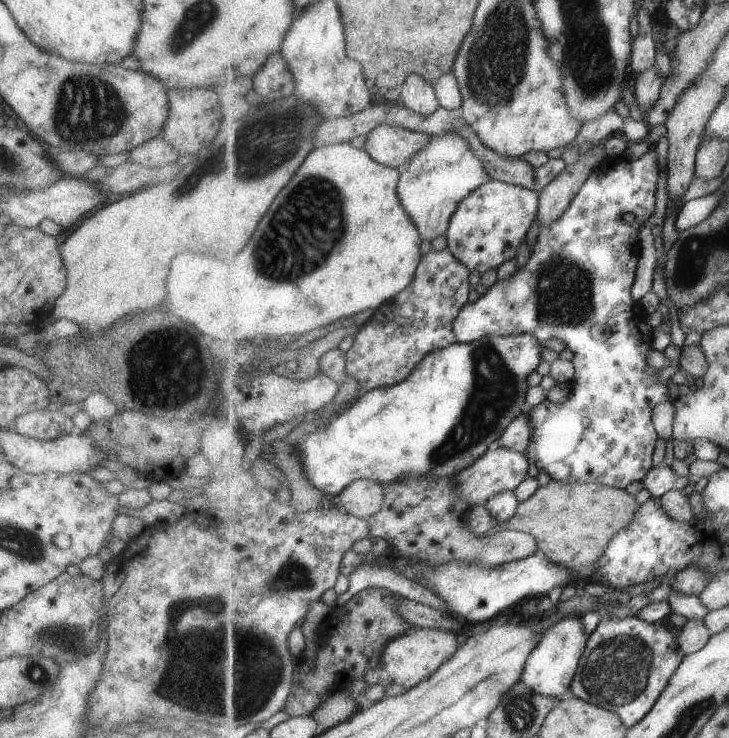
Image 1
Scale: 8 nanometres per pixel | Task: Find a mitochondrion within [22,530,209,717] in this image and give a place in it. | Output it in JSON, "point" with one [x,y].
{"point":[52,635]}

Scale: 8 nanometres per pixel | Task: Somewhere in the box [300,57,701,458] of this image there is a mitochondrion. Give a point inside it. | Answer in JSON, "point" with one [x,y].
{"point":[562,286]}

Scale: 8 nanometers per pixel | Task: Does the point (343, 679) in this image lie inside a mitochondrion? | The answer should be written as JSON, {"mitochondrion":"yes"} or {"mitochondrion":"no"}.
{"mitochondrion":"no"}

